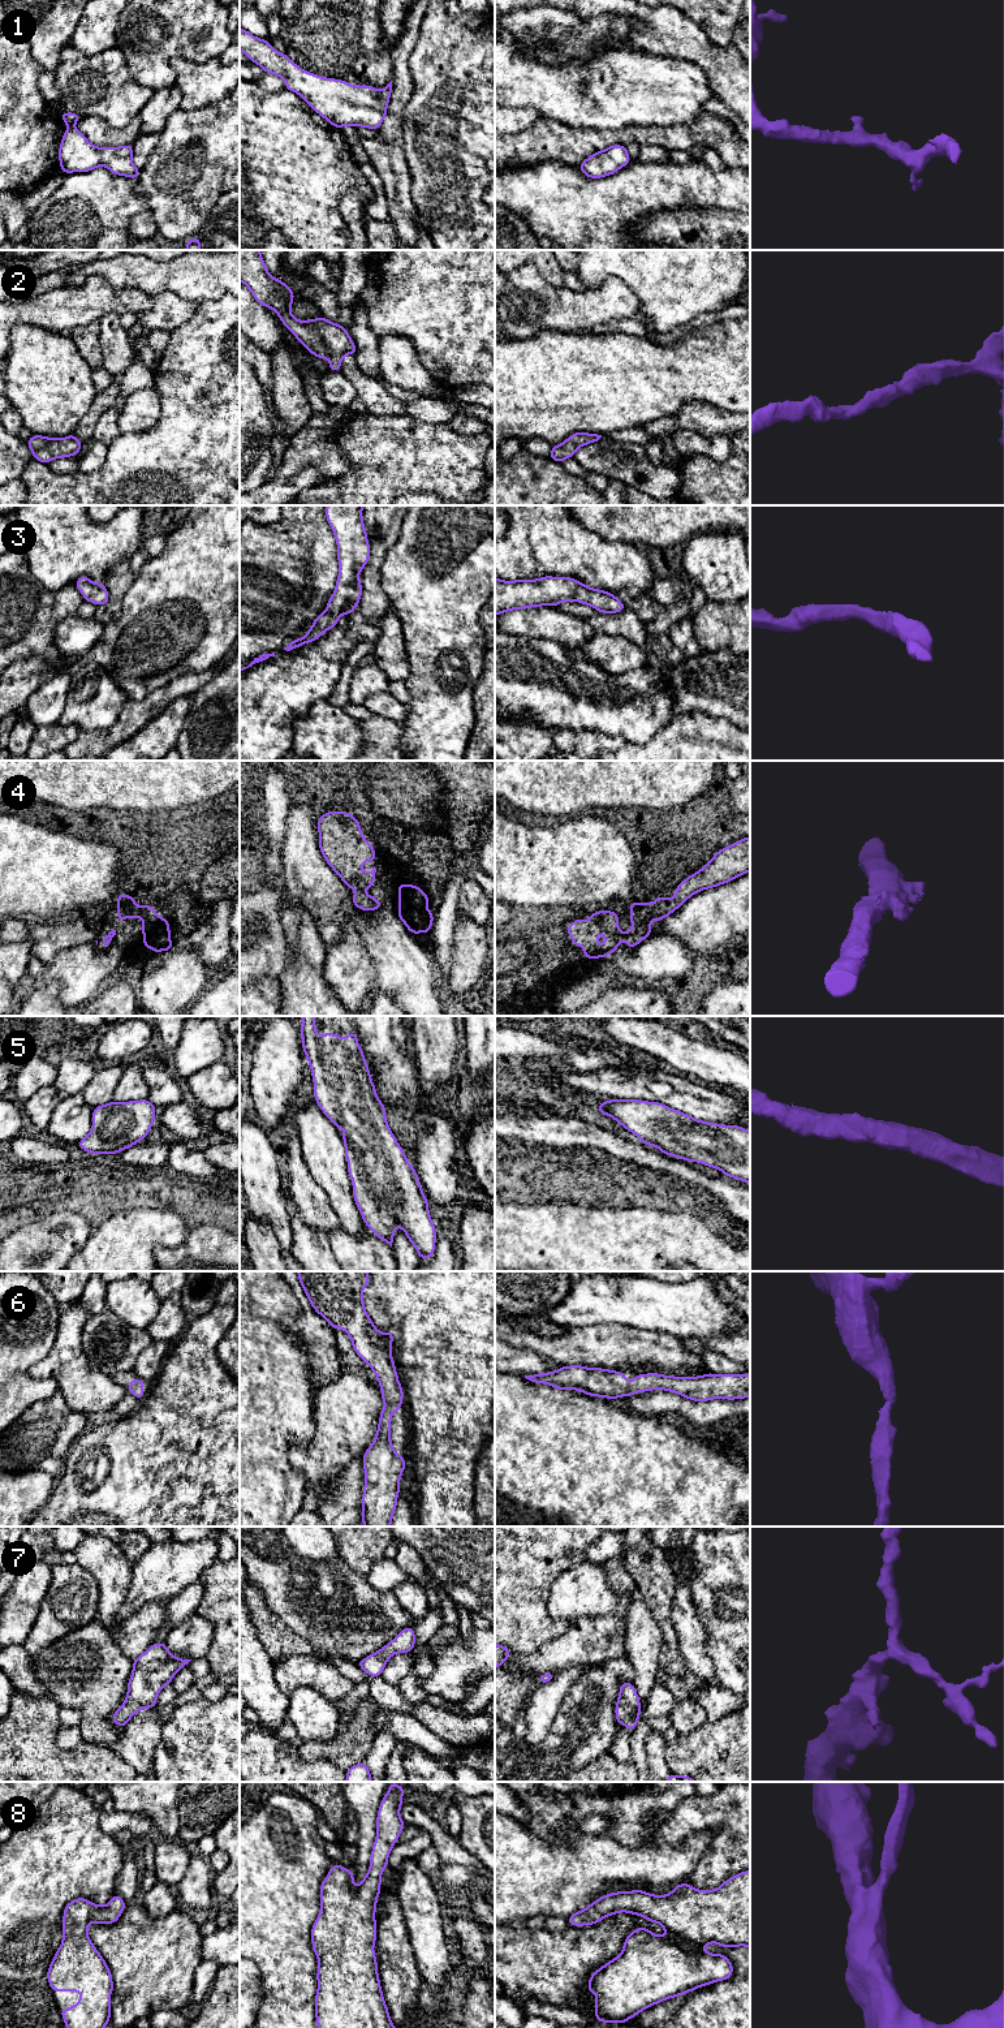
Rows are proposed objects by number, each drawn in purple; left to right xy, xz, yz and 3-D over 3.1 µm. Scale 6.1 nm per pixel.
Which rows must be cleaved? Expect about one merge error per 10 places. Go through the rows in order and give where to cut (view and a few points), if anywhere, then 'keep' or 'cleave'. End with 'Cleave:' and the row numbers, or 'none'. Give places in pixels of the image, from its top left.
1: no cut | keep
2: no cut | keep
3: no cut | keep
4: no cut | keep
5: no cut | keep
6: no cut | keep
7: no cut | keep
8: no cut | keep
Cleave: none

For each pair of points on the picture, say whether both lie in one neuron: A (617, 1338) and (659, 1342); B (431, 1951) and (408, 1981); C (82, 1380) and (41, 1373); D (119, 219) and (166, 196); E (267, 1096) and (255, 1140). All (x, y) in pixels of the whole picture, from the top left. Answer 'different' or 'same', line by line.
A: same
B: different
C: same
D: different
E: different

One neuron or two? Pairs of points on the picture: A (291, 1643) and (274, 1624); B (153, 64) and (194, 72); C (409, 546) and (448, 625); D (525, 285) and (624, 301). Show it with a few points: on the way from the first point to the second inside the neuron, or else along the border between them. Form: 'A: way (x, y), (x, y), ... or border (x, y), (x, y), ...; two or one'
A: way (287, 1639), (276, 1628); one
B: border (203, 61), (175, 57), (175, 84); two
C: way (429, 565), (438, 575), (439, 606); one
D: way (550, 297), (554, 301), (599, 301); one

